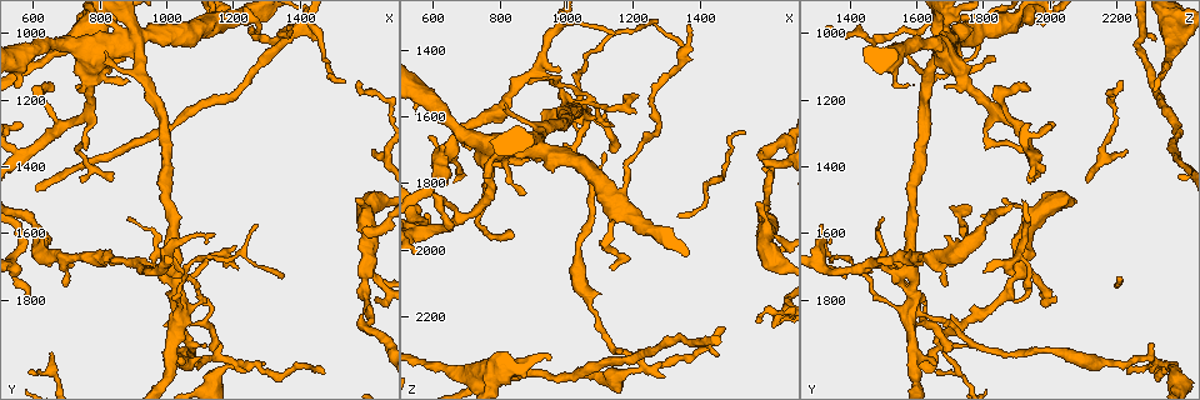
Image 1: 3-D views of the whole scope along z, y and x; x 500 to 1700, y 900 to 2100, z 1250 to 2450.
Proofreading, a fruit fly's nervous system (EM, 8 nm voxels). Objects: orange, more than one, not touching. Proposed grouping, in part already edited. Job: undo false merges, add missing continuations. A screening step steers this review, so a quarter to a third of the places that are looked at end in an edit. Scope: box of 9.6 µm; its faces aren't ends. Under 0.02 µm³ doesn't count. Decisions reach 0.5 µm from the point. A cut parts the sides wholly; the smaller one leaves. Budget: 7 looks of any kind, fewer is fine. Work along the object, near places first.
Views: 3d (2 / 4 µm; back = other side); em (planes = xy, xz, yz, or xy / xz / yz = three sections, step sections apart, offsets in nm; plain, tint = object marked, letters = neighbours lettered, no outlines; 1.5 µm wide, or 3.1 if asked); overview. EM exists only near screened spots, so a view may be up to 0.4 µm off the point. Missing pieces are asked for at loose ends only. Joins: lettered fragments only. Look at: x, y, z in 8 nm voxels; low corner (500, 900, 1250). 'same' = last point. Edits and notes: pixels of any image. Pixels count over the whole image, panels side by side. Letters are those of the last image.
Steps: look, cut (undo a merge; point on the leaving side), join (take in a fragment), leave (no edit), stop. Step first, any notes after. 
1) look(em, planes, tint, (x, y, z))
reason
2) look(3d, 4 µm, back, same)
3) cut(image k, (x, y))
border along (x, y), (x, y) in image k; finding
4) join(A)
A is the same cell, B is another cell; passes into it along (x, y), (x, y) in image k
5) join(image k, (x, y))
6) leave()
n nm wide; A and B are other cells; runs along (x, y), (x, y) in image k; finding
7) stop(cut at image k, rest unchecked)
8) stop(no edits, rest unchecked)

look(3d, 4 µm, (1460, 1010, 2310))
branch stops here

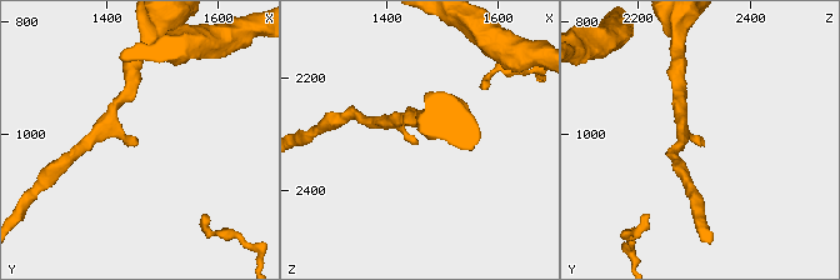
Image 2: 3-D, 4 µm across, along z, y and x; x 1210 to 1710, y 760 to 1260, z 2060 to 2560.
look(em, xy, step 8, letters, (1460, 1010, 2315))
need the tissue

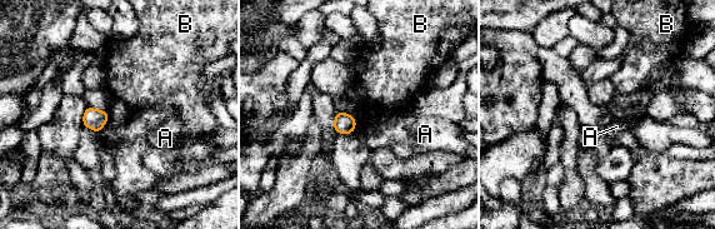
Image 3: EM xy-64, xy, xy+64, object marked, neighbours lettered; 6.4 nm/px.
look(em, planes, letters, same)
another direction

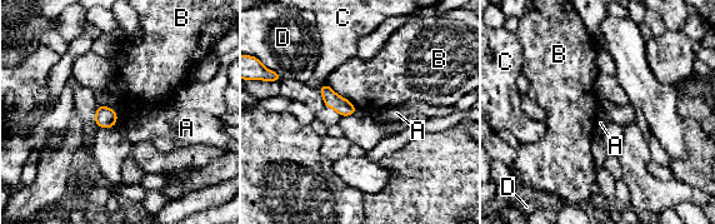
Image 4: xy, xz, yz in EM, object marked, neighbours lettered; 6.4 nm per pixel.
leave()
B touches over 280 nm; A, B, C and D are other cells; none of them fits

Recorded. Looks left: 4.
look(em, xy, step 8, plain, (1210, 1990, 2330))
three-way junction

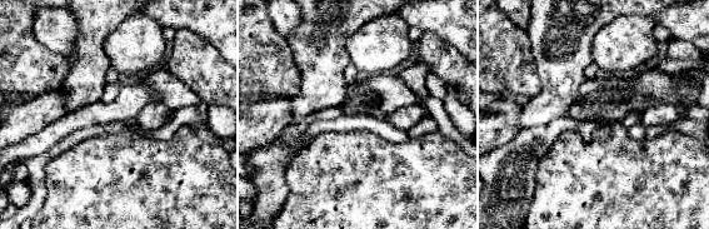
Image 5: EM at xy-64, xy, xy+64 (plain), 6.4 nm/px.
look(em, xy, step 8, tint, same)
with the object marked

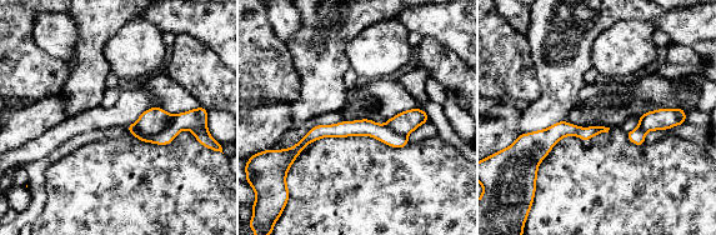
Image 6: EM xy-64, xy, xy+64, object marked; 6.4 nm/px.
look(em, xy, step 8, letters, same)

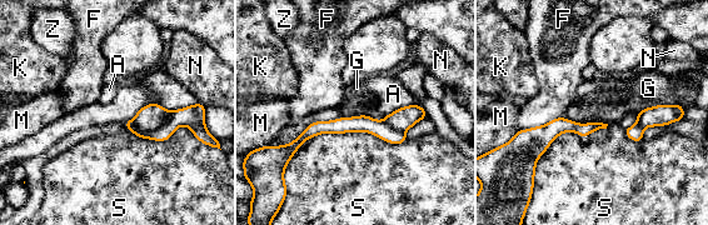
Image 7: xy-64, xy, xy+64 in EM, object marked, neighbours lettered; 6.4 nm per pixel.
cut(image 7, (151, 116))
S touches over 600 nm; A, F, G, K, M, N, S and Z are other cells; border along (173, 113), (153, 130), (133, 121) in image 7; a second neuron is stuck on

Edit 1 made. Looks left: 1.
look(em, planes, letters, (1130, 1950, 1700))
end of a long branch

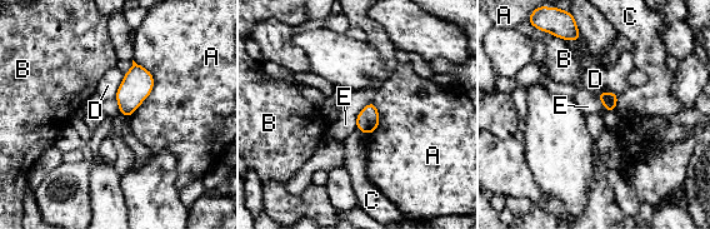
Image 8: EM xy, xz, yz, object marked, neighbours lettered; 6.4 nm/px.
leave()
100 nm wide; A touches over 380 nm; A, B, C, D and E are other cells; no lettered fragment goes on from it

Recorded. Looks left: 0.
stop(cut at image 7, rest unchecked)

